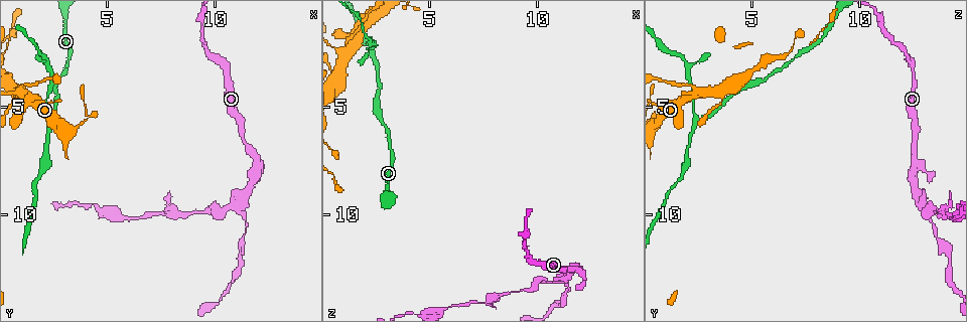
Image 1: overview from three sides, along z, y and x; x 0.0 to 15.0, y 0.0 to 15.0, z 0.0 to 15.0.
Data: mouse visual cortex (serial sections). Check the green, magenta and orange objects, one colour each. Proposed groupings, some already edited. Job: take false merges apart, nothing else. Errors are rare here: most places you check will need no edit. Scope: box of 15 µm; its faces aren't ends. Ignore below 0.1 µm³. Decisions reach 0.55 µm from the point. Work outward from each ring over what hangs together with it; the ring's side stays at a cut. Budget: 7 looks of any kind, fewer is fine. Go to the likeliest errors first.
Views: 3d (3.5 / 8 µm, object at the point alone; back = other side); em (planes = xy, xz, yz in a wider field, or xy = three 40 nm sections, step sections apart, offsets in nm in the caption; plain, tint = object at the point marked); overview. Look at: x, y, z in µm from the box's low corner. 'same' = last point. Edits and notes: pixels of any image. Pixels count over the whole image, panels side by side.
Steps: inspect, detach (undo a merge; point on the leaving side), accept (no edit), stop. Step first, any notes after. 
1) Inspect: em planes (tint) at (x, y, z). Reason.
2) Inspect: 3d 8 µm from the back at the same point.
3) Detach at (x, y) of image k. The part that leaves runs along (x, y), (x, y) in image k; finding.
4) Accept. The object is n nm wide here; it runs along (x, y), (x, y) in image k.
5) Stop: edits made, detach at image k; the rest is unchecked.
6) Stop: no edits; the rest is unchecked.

Inspect: 3d 3.5 µm from the back at (11.1, 9.3, 12.9). Three arms meet.

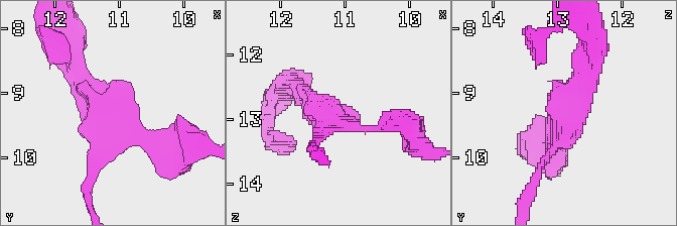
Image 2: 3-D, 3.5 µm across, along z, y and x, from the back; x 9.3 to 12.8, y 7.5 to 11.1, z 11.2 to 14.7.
Inspect: em xy step 3 (tint) at (11.15, 9.45, 12.90).

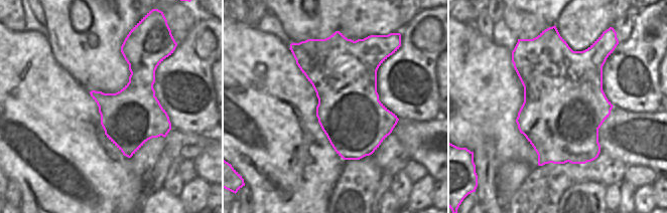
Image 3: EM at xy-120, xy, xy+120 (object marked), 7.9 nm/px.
Accept. The object is 500 nm wide here; it runs along (78, 69), (99, 112), (161, 158) in image 2; all the same cell.

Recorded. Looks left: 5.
Inspect: 3d 3.5 µm at (7.4, 10.0, 14.1).

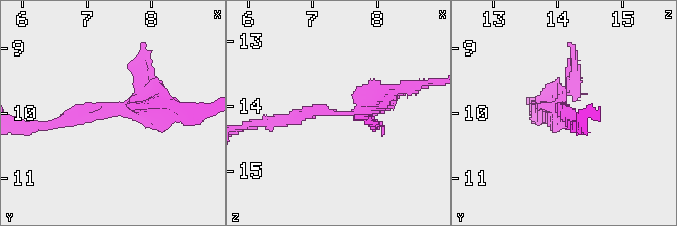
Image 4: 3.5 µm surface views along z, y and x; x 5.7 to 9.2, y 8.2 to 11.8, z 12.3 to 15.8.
Inspect: em xy step 2 (tint) at (7.45, 9.95, 14.10). Need the tissue.

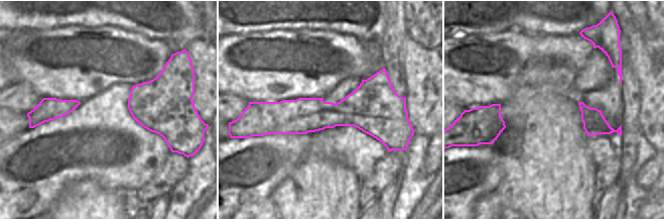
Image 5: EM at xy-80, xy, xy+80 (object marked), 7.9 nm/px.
Accept. It runs along (404, 87), (358, 113), (280, 120) in image 4; all the same cell.

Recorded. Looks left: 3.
Inspect: 3d 3.5 µm at (2.4, 5.7, 2.5). Abrupt turn.

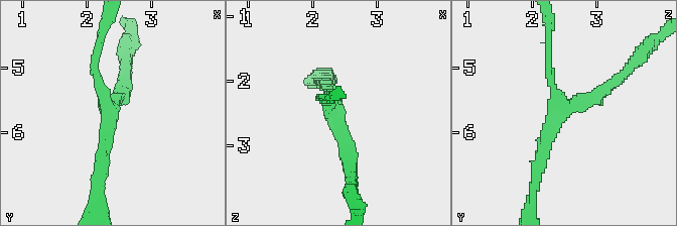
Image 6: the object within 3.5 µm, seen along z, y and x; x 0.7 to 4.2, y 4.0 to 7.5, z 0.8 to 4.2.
Inspect: em xy step 2 (tint) at (2.35, 5.60, 2.50). 3 arms meet here; the arms are 150, 200, 200 nm wide; need the tissue.

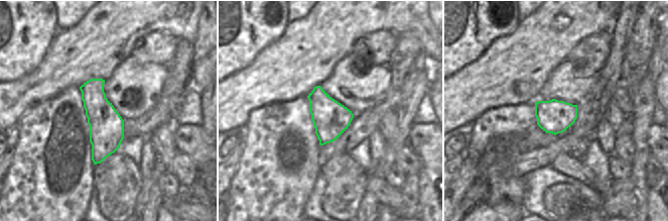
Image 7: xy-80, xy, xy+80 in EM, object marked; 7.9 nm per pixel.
Accept. It runs along (618, 78), (558, 115), (538, 171) in image 6; continuous, no second cell.

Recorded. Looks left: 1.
Stop: no edits; the rest is unchecked.

